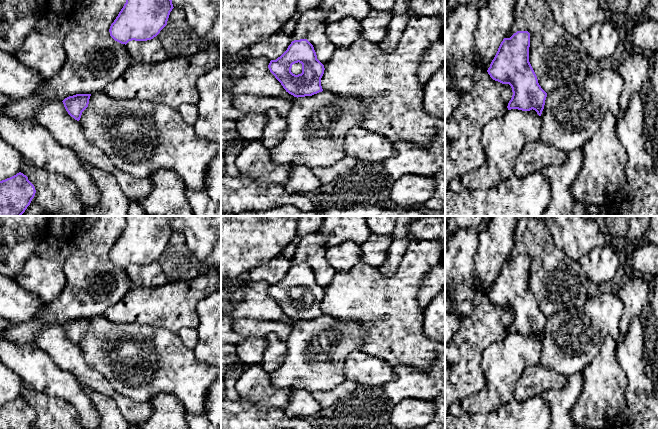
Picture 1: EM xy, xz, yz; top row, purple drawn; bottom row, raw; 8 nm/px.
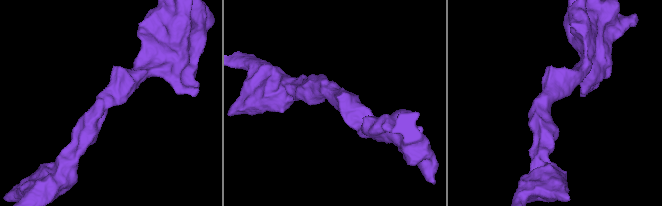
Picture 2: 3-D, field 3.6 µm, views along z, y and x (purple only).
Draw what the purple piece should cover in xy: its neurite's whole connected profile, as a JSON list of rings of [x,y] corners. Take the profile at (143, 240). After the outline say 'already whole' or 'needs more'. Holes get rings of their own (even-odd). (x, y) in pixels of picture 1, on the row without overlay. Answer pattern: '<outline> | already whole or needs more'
[[[125,216],[126,227],[111,248],[110,260],[121,268],[129,265],[147,265],[156,261],[167,249],[172,235],[171,216]]] | already whole

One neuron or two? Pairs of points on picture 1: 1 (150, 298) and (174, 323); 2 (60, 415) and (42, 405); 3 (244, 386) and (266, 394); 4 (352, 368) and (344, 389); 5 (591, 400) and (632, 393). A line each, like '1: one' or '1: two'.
1: one
2: one
3: one
4: two
5: two

